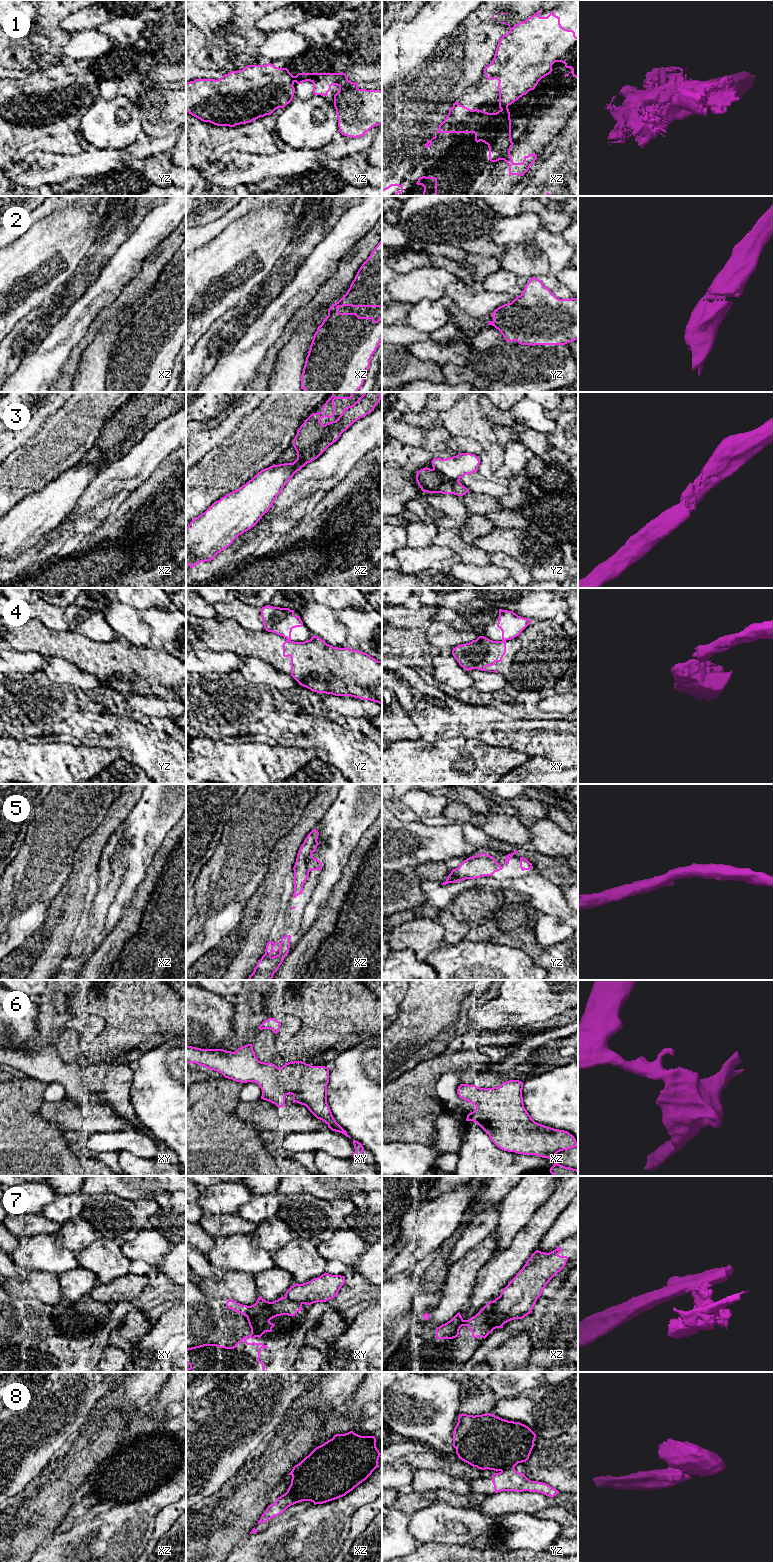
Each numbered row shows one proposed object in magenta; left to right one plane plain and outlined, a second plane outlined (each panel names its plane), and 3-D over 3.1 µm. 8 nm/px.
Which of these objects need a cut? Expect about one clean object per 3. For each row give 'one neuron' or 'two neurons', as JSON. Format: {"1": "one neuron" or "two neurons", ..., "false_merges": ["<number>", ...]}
{"1": "two neurons", "2": "one neuron", "3": "two neurons", "4": "two neurons", "5": "one neuron", "6": "one neuron", "7": "two neurons", "8": "two neurons", "false_merges": ["1", "3", "4", "7", "8"]}

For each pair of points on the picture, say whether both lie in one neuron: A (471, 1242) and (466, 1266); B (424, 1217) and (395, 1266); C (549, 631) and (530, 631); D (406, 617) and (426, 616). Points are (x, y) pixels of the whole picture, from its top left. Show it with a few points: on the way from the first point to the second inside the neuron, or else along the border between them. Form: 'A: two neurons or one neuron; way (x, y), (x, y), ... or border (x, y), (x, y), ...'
A: two neurons; border (487, 1236), (450, 1265)
B: one neuron; way (424, 1229), (420, 1241), (407, 1254)
C: one neuron; way (544, 630), (535, 631)
D: one neuron; way (411, 617), (421, 617)

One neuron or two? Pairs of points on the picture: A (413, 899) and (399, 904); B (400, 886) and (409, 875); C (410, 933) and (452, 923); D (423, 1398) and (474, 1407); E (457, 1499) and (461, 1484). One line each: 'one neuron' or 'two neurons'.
A: one neuron
B: one neuron
C: two neurons
D: two neurons
E: two neurons

